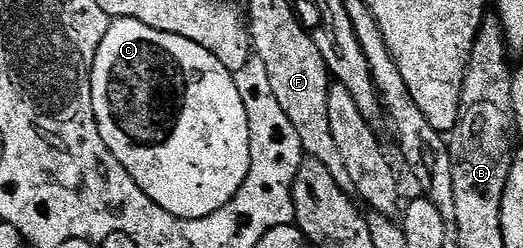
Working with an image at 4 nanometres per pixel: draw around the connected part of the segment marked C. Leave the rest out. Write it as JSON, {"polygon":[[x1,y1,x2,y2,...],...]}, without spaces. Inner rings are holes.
{"polygon":[[114,18,107,37,103,37,103,45,99,45,99,53,95,57,93,80,95,98,101,102,99,117,105,122,104,129,109,135,109,141,113,143,112,150,121,154,121,159,126,159,133,166,133,171,137,171,141,183,145,183,145,187,149,187,149,191,153,191,153,195,157,195,157,199,161,199,161,203,169,207,171,213,177,211,185,219,196,221,223,209,239,193,240,187,247,181,249,166,253,164,253,135,249,132,249,114,237,88,234,72,225,68,221,59,187,37,151,29,151,25,143,25,143,21,138,19]]}

